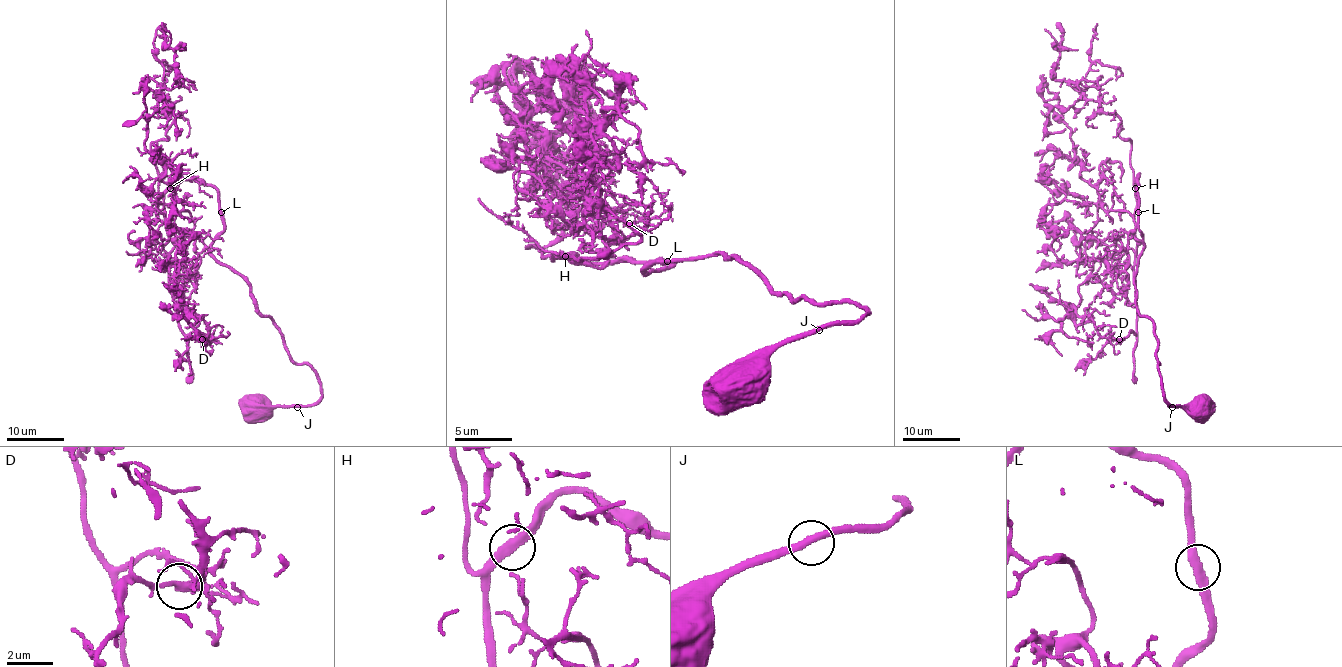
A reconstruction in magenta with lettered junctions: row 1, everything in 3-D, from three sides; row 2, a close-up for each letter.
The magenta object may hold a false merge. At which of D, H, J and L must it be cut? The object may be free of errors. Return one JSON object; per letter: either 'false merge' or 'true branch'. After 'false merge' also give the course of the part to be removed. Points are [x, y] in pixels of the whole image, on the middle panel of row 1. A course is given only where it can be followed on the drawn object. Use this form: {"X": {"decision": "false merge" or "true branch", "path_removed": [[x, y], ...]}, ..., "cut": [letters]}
{"D": {"decision": "true branch"}, "H": {"decision": "true branch"}, "J": {"decision": "true branch"}, "L": {"decision": "true branch"}, "cut": []}

